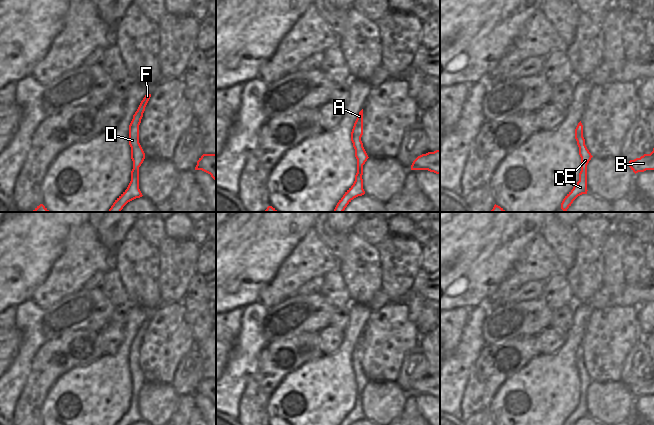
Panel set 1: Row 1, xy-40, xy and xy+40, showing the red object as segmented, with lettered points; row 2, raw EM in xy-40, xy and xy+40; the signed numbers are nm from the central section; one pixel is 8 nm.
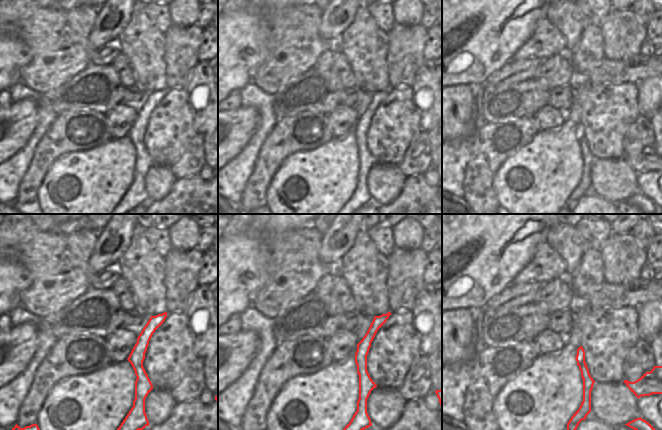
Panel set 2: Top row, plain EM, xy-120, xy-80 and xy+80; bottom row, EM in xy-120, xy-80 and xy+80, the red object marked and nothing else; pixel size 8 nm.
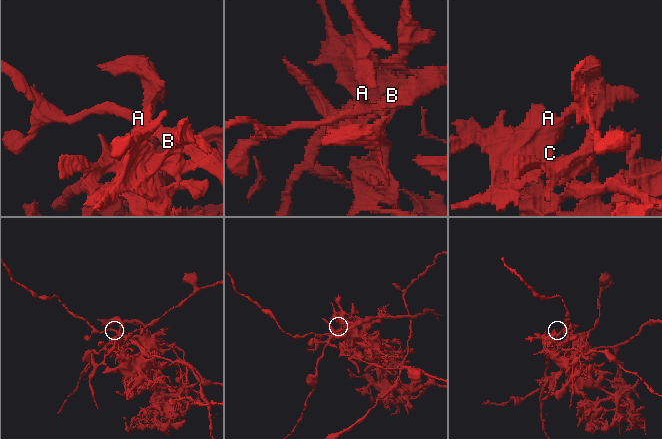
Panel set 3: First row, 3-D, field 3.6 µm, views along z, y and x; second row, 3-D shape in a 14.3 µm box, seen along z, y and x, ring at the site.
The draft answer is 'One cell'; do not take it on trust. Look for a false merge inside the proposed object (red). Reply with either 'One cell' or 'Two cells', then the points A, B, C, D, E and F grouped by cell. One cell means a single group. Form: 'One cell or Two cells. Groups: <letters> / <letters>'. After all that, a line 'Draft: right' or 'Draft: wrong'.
Two cells. Groups: A C D E F / B.
Draft: wrong

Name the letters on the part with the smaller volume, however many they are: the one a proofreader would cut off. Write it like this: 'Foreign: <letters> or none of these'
Foreign: B

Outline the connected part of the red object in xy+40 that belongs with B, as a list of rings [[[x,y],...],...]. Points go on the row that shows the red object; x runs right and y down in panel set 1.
[[[654,148],[650,154],[629,161],[629,167],[636,174],[646,170],[654,170]]]

